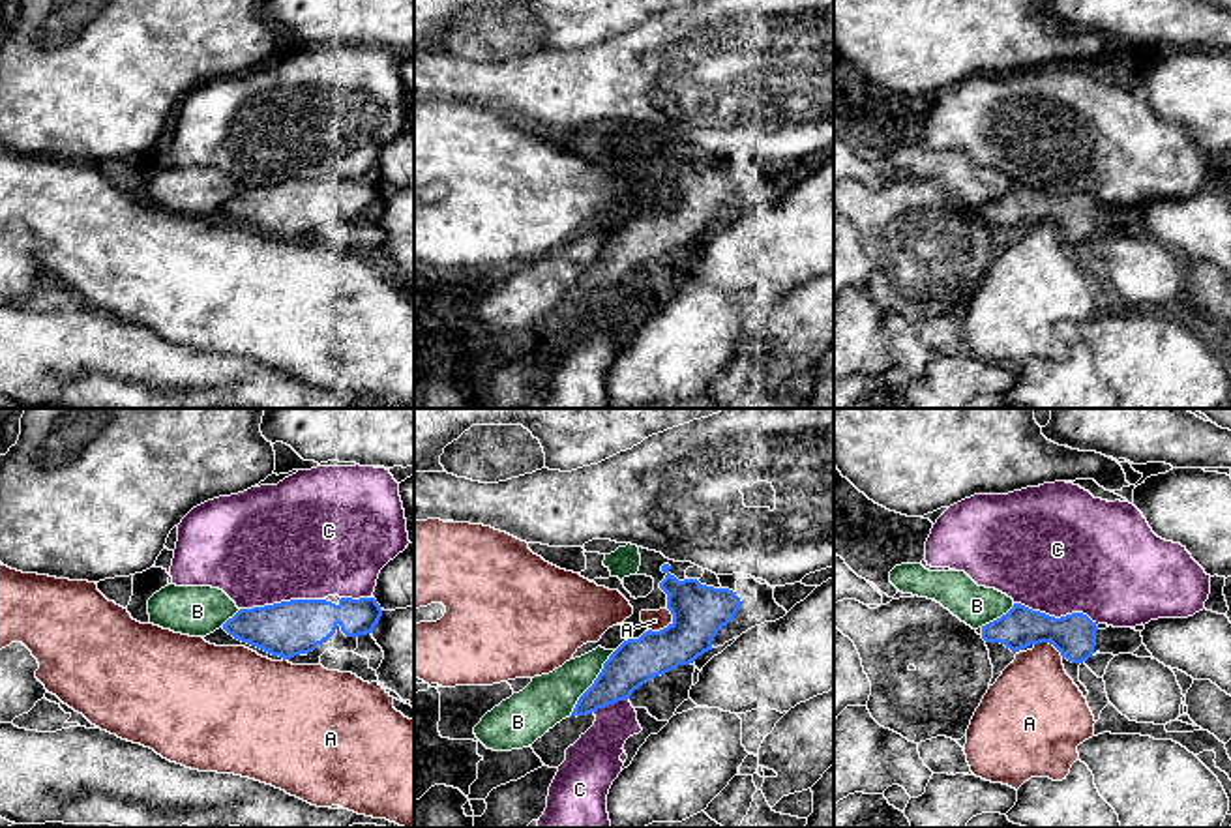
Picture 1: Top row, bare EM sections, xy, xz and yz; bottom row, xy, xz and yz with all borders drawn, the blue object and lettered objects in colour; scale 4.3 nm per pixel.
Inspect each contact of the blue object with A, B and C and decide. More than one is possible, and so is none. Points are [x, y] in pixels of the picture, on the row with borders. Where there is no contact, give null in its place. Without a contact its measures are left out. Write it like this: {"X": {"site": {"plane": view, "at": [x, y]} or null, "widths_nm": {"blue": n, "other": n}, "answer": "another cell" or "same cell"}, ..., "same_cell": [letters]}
{"A": {"site": {"plane": "xz", "at": [667, 626]}, "widths_nm": {"blue": 240, "other": 90}, "answer": "another cell"}, "B": {"site": {"plane": "xz", "at": [594, 682]}, "widths_nm": {"blue": 190, "other": 220}, "answer": "another cell"}, "C": {"site": {"plane": "yz", "at": [1053, 617]}, "widths_nm": {"blue": 190, "other": 480}, "answer": "another cell"}, "same_cell": []}

